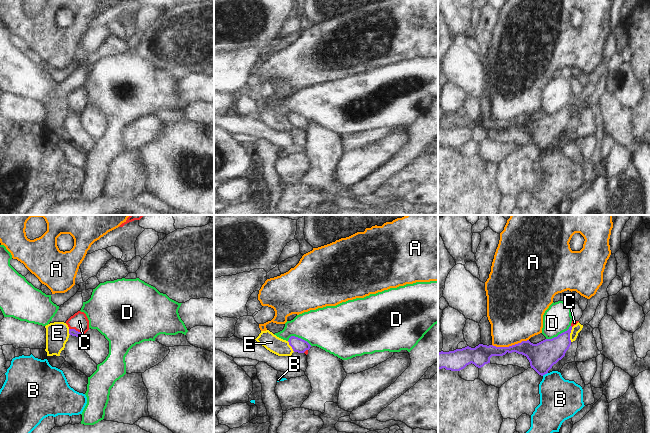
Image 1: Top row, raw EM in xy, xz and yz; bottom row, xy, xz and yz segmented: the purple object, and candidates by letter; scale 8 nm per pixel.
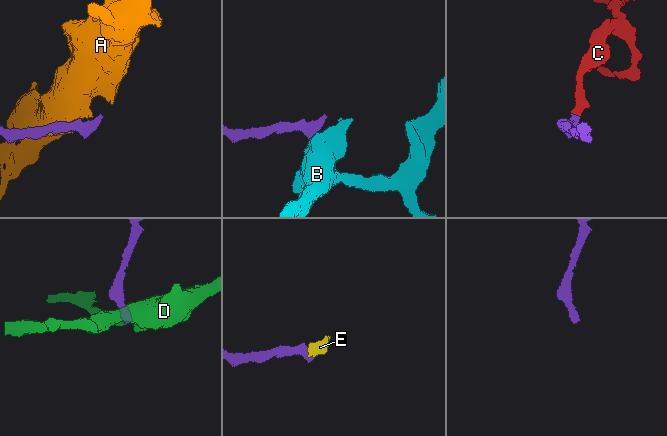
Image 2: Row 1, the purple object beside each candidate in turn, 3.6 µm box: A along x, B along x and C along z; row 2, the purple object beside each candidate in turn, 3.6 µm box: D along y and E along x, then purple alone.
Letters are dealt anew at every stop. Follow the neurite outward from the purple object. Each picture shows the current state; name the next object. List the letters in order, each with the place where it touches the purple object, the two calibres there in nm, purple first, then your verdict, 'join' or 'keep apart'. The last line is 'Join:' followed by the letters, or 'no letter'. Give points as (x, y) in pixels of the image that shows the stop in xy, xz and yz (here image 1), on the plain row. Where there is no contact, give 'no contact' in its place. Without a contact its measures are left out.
A: yz (510, 122) | 190/420 nm | keep apart
B: yz (544, 150) | 220/320 nm | keep apart
C: xy (77, 107) | 60/140 nm | join
D: yz (559, 110) | 220/220 nm | keep apart
E: yz (569, 110) | 220/70 nm | keep apart
Join: C

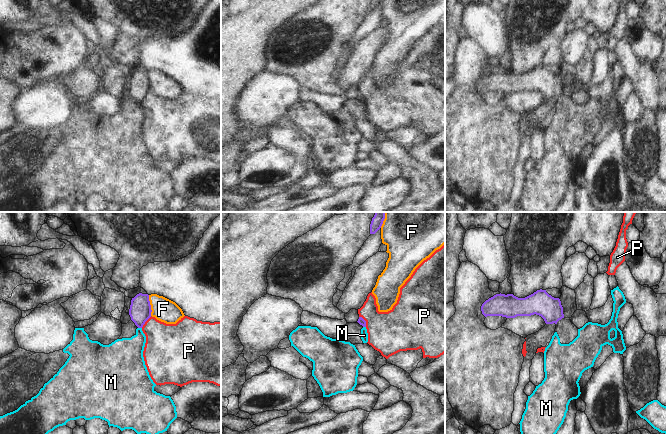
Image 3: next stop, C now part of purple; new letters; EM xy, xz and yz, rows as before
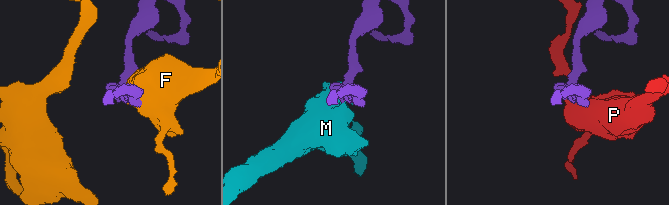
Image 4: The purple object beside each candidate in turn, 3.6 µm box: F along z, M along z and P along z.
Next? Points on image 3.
F: xy (150, 81) | 180/190 nm | keep apart
M: xy (140, 103) | 180/260 nm | keep apart
P: xy (145, 97) | 180/340 nm | keep apart
Join: no letter

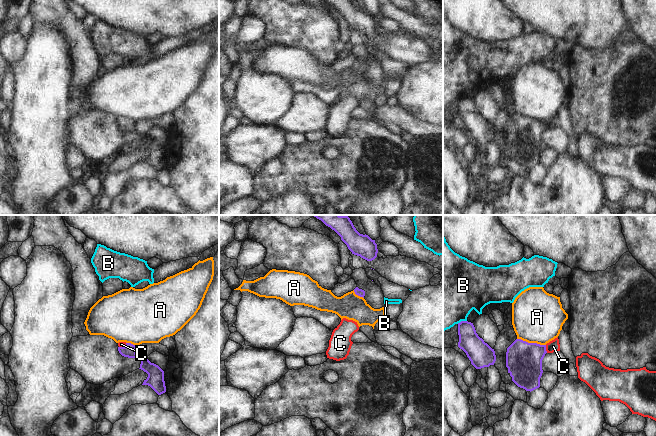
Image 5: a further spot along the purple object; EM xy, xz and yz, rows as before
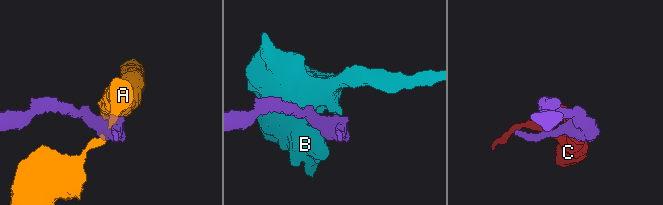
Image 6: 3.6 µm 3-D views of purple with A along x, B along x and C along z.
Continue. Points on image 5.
A: yz (531, 119) | 280/420 nm | keep apart
B: yz (461, 97) | 180/500 nm | keep apart
C: yz (545, 125) | 280/100 nm | join
Join: C

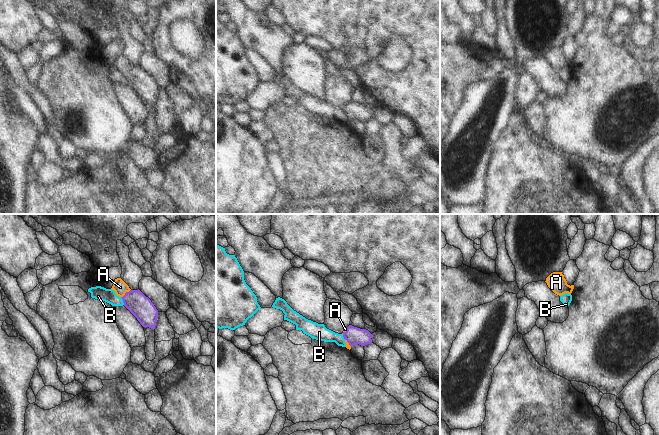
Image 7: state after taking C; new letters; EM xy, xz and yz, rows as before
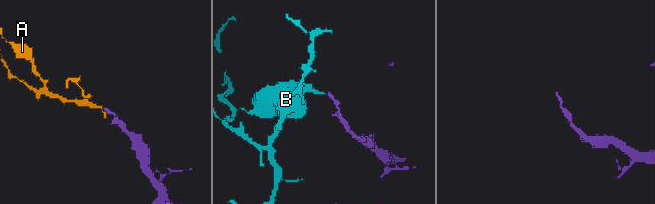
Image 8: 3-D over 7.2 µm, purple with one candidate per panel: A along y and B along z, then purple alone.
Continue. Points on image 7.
A: xy (125, 69) | 180/110 nm | join
B: xy (123, 77) | 180/110 nm | keep apart
Join: A

